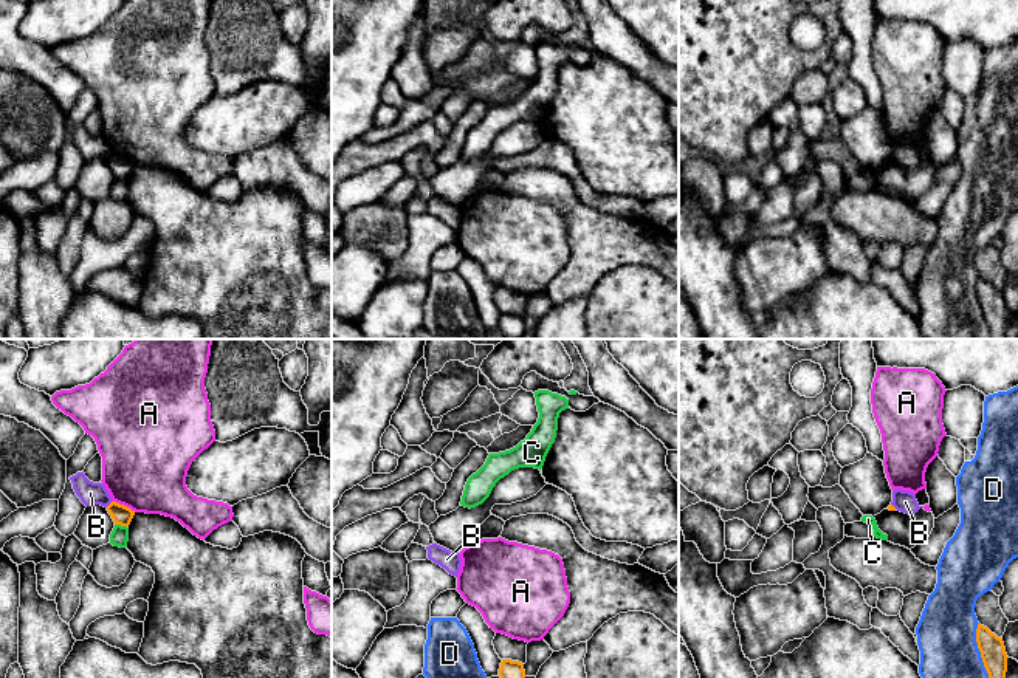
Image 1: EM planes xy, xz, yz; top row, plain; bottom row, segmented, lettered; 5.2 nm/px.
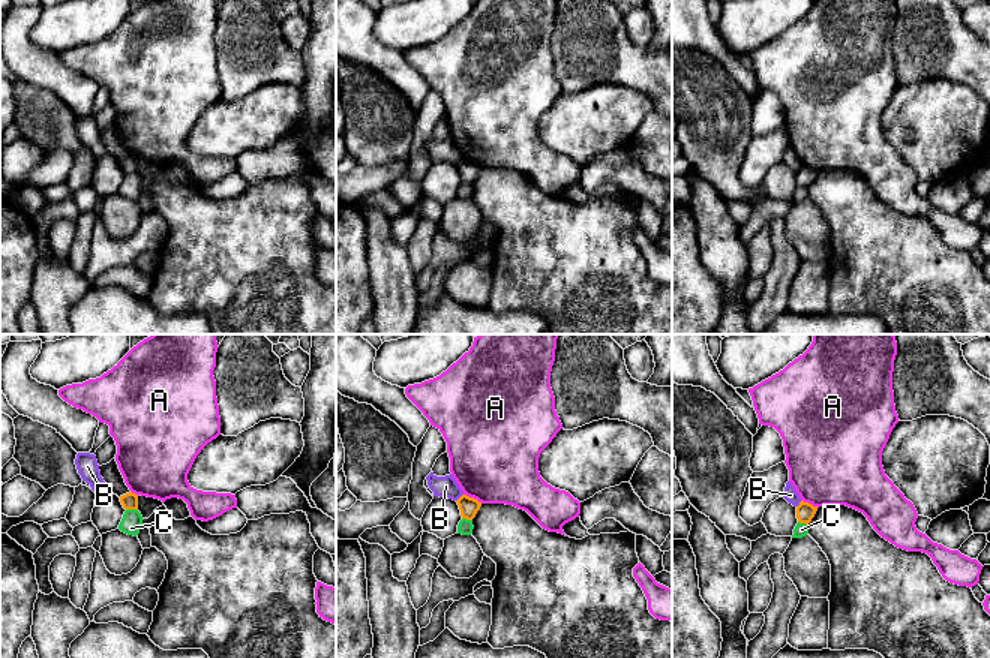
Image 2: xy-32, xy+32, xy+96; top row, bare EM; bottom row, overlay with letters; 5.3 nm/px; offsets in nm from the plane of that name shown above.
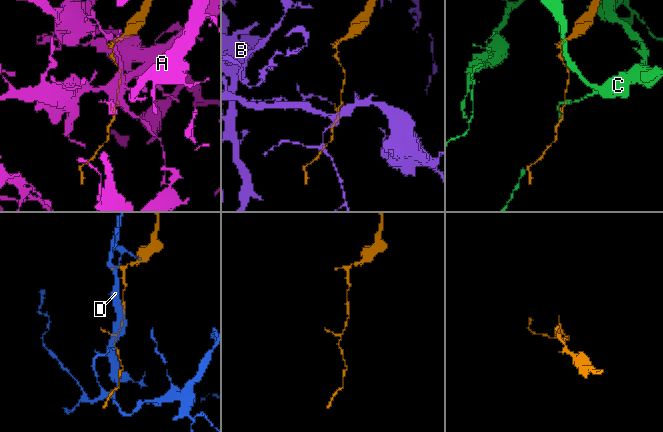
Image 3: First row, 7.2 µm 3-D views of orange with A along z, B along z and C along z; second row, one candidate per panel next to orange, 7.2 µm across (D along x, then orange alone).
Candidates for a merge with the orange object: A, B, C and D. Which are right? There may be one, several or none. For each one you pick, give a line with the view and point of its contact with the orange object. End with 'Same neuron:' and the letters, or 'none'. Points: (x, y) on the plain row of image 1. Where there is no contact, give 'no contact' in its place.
Same neuron: none

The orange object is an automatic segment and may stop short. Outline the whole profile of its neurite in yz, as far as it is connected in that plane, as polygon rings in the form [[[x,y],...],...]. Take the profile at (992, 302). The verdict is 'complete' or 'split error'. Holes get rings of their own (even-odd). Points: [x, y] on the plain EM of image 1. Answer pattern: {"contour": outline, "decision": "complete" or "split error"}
{"contour": [[[978,277],[976,296],[990,331],[990,339],[1007,339],[1006,325],[1009,310],[1003,293],[992,286],[987,280]]], "decision": "complete"}

